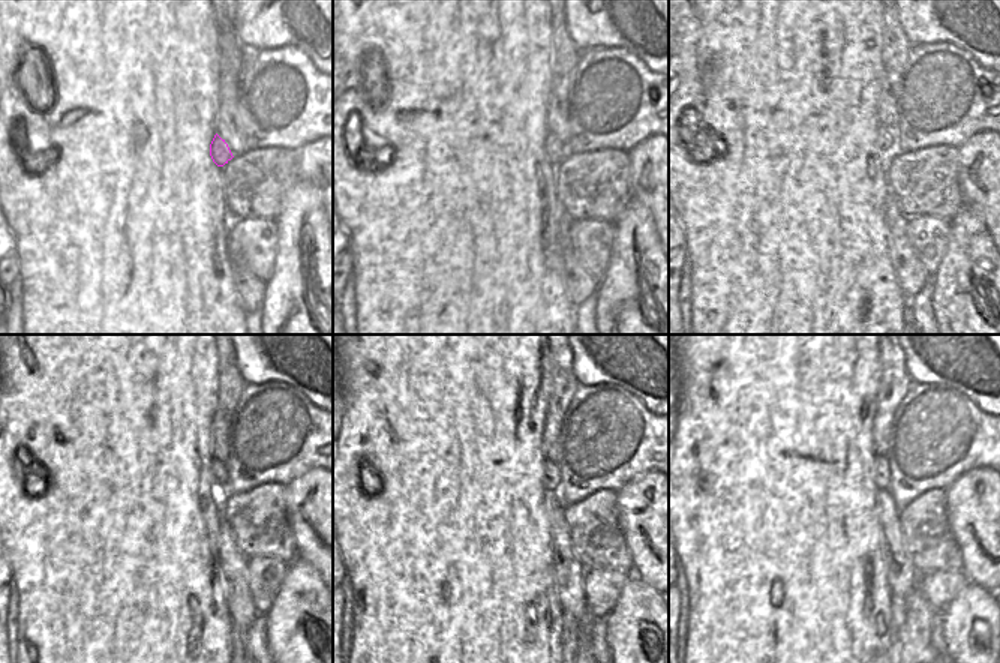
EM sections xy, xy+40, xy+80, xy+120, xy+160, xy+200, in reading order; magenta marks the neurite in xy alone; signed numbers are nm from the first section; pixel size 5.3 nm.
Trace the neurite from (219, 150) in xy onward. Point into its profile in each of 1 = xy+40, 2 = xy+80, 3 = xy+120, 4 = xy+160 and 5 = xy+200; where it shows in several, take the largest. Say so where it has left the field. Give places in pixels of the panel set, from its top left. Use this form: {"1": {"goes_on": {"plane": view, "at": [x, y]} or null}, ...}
{"1": {"goes_on": {"plane": "xy+40", "at": [555, 149]}}, "2": {"goes_on": {"plane": "xy+80", "at": [888, 138]}}, "3": {"goes_on": {"plane": "xy+120", "at": [218, 476]}}, "4": {"goes_on": {"plane": "xy+160", "at": [550, 473]}}, "5": {"goes_on": {"plane": "xy+200", "at": [882, 465]}}}

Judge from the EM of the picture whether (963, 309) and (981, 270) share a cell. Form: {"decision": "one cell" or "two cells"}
{"decision": "one cell"}

